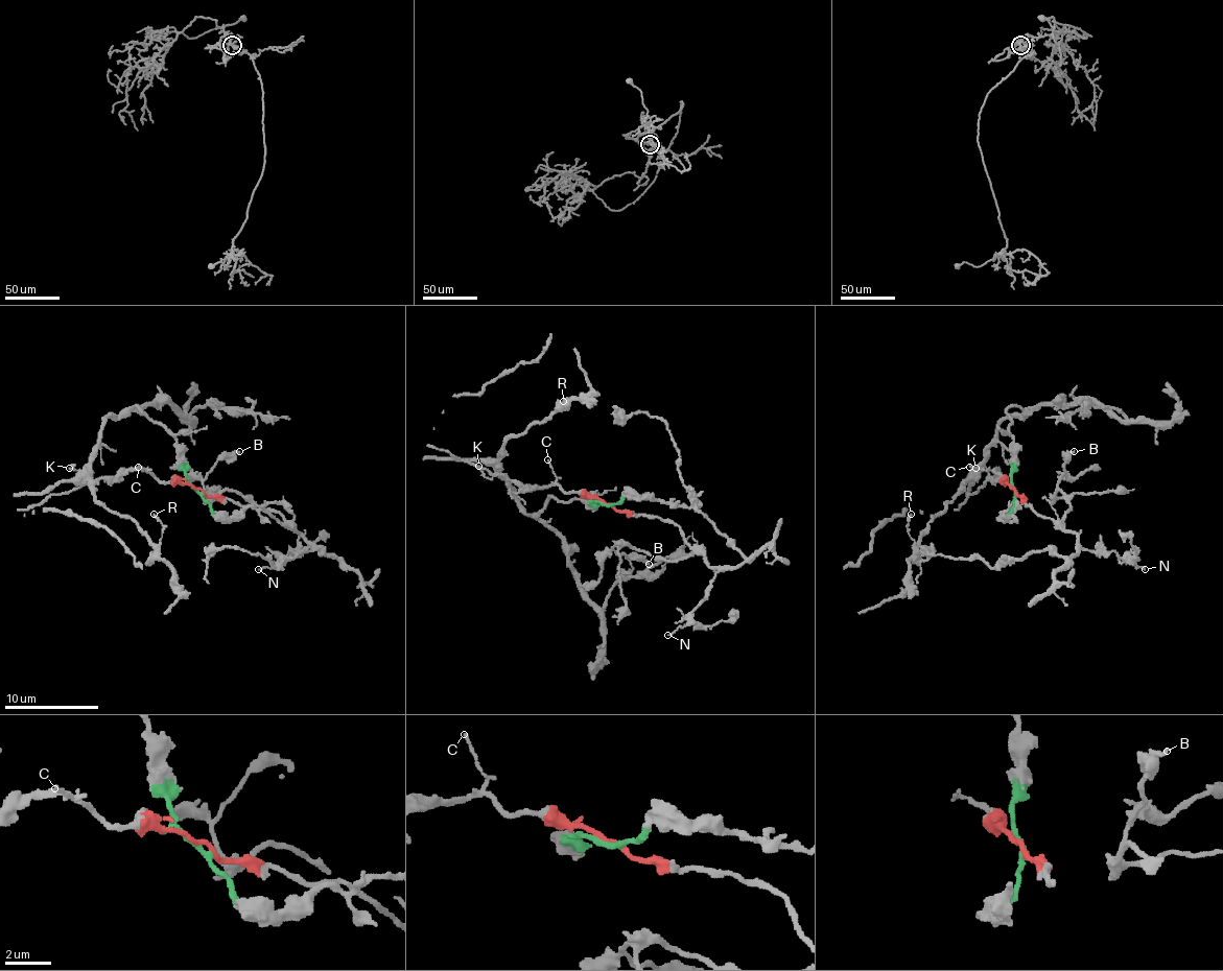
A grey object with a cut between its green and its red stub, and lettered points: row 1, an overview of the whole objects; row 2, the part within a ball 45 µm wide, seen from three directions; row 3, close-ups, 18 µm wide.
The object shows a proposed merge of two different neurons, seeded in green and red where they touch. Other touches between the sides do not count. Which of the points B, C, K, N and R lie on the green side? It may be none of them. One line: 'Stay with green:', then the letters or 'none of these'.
Stay with green: R

